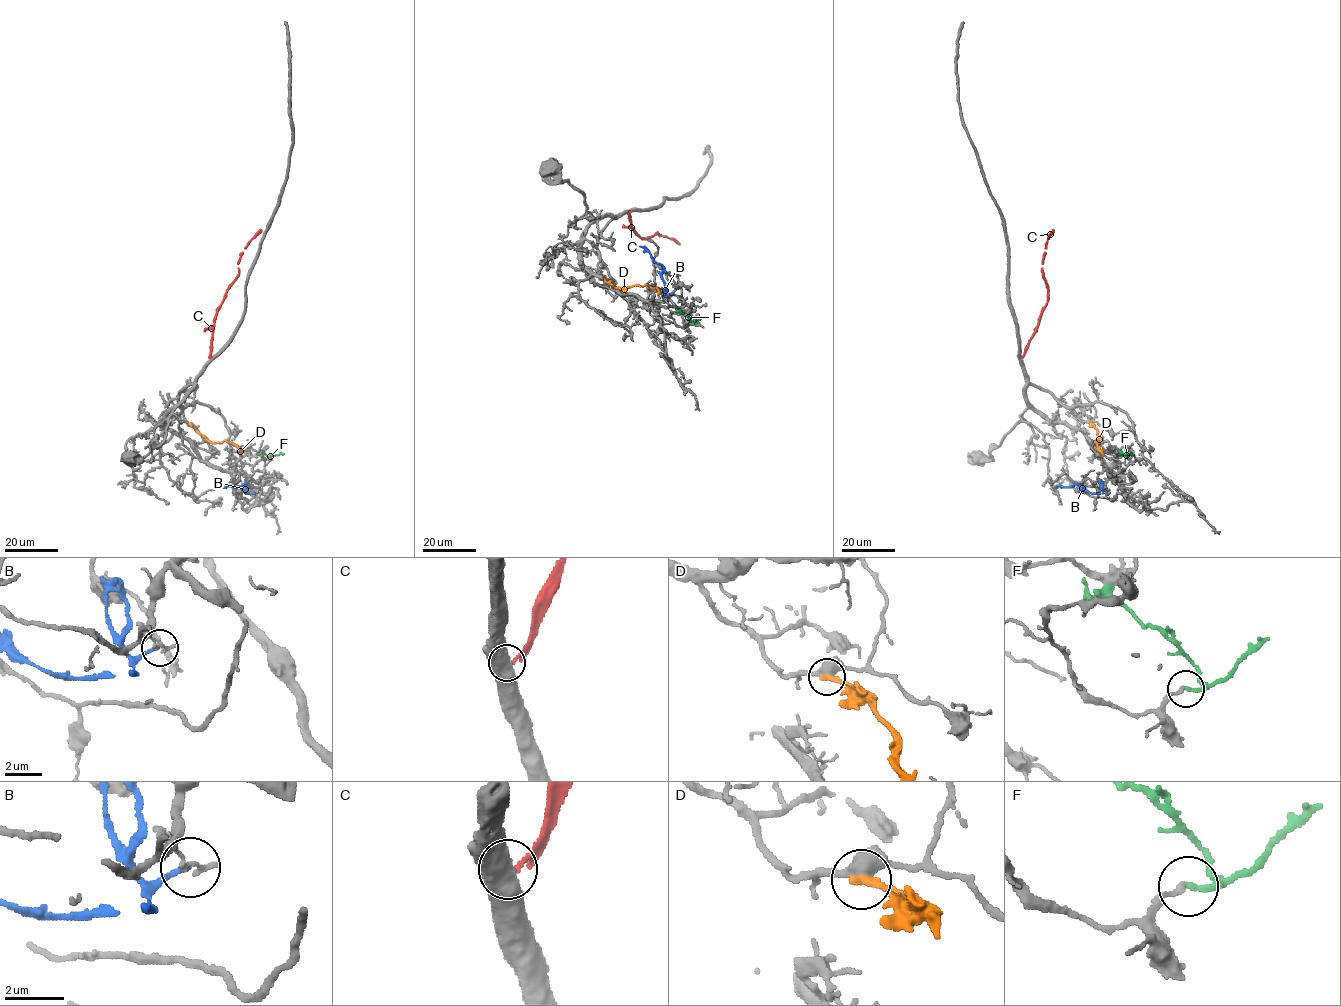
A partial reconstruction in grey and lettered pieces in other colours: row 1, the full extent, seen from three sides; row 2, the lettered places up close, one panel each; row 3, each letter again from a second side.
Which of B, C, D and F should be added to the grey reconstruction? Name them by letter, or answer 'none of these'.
none of these

